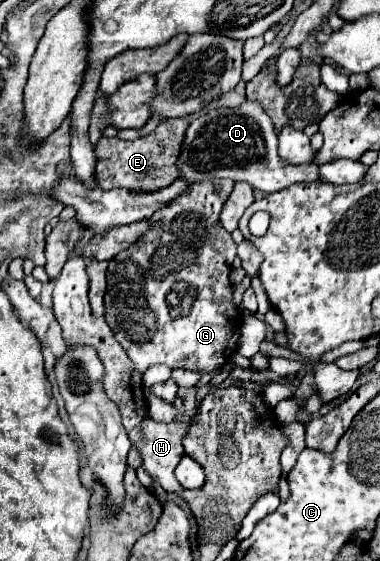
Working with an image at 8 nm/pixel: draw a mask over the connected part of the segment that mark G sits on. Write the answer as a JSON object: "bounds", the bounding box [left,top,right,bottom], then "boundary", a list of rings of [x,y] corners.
{"bounds":[104,181,244,373],"boundary":[[[204,181],[204,183],[198,183],[198,185],[188,185],[182,195],[178,195],[172,203],[164,205],[162,209],[158,209],[156,213],[152,213],[148,217],[150,229],[130,249],[124,249],[110,259],[108,269],[106,269],[108,287],[106,287],[106,295],[104,295],[104,303],[106,303],[106,315],[104,317],[106,317],[106,323],[110,325],[110,329],[114,331],[116,341],[124,347],[124,351],[132,359],[136,371],[144,373],[150,365],[164,363],[170,369],[190,369],[190,371],[196,371],[196,373],[214,373],[236,351],[236,343],[238,343],[238,337],[240,337],[240,323],[244,319],[240,309],[232,303],[232,283],[228,279],[230,269],[232,269],[232,261],[236,259],[236,243],[232,241],[230,233],[220,225],[220,211],[222,211],[222,205],[226,203],[226,199],[232,193],[232,187],[234,187],[234,181]]]}

